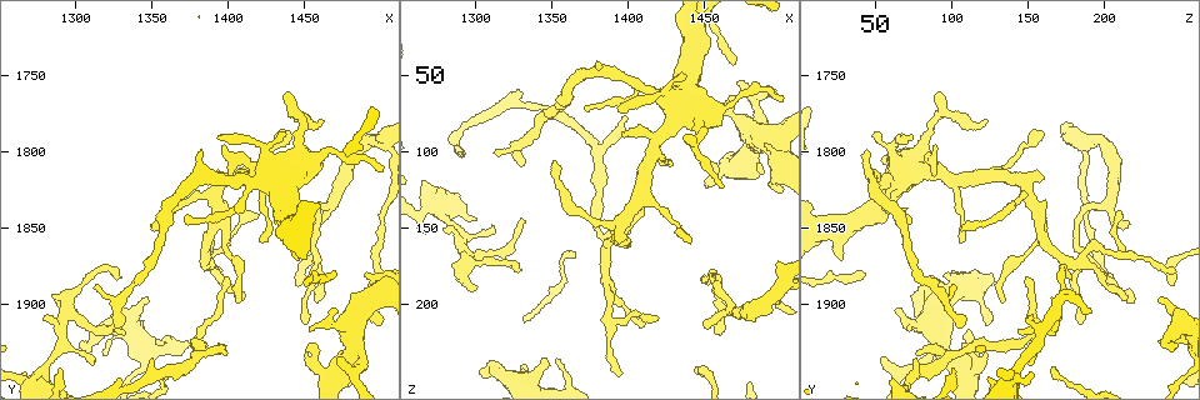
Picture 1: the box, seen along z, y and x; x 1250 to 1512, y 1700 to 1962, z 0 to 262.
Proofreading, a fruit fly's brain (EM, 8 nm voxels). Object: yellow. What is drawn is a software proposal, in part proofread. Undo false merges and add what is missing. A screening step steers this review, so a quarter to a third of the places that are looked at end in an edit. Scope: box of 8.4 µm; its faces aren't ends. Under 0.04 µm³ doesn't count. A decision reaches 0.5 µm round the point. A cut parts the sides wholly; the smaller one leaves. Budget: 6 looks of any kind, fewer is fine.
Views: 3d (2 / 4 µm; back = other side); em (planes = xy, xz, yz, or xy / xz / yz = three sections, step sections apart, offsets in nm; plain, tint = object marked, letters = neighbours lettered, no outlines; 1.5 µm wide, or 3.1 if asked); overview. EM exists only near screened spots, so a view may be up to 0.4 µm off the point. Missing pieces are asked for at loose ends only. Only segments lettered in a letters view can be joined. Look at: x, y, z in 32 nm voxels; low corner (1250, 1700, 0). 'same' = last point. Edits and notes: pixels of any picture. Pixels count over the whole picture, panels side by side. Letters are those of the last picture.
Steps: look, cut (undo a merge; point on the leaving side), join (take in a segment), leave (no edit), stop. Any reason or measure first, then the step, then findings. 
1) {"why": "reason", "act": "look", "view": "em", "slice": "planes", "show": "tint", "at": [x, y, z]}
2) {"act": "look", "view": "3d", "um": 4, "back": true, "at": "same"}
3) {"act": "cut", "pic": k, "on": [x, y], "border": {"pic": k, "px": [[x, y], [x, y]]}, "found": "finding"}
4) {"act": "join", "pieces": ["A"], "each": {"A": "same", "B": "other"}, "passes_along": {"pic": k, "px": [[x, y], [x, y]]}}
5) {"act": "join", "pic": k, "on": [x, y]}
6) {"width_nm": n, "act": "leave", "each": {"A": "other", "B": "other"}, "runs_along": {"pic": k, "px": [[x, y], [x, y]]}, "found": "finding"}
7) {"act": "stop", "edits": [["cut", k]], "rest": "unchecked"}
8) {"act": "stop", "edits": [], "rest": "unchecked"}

{"why": "branch stops here", "act": "look", "view": "em", "slice": "planes", "show": "plain", "at": [1290, 1942, 100]}

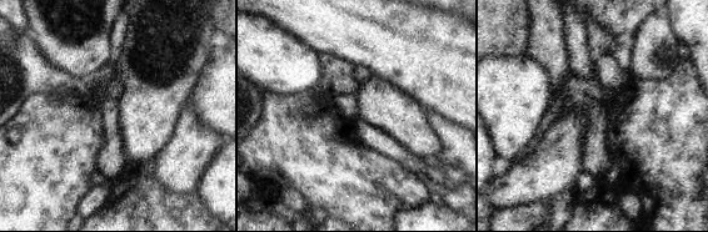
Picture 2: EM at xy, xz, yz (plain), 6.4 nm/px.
{"why": "see the neighbours", "act": "look", "view": "em", "slice": "planes", "show": "letters", "at": "same"}

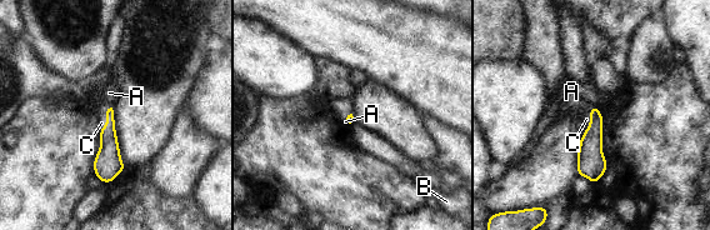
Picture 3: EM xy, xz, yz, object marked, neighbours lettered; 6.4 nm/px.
{"longest_contact_nm": ["C", 170], "act": "join", "pieces": ["C"], "each": {"A": "other", "B": "other", "C": "same"}, "passes_along": {"pic": 3, "px": [[108, 156], [106, 118], [100, 106]]}, "found": "it goes on there"}

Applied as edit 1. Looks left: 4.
{"why": "redraw", "act": "look", "view": "overview"}

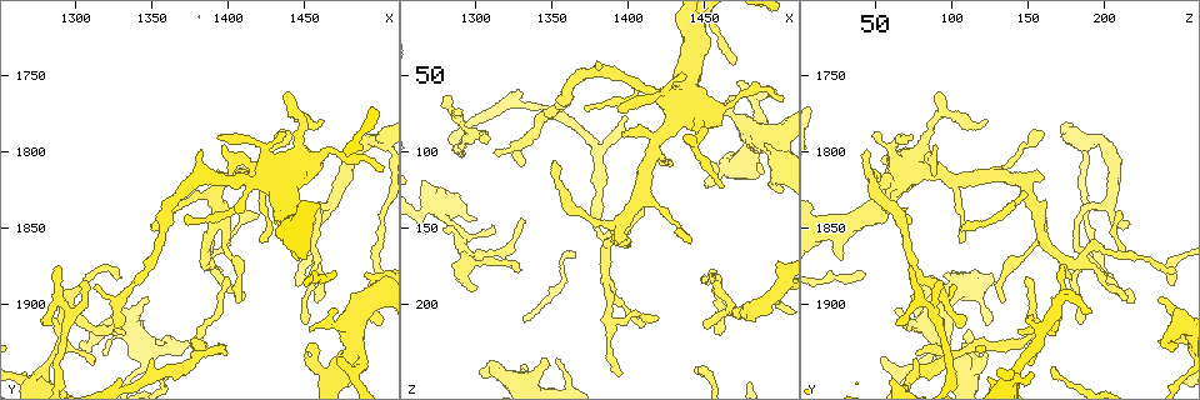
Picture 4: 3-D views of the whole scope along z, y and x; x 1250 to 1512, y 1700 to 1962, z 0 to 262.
{"why": "thin end", "act": "look", "view": "3d", "um": 4, "at": [1440, 1790, 158]}

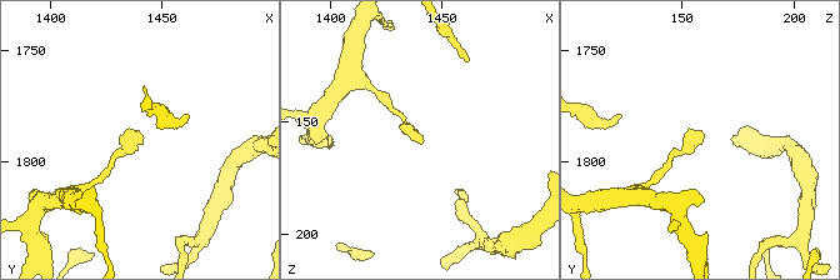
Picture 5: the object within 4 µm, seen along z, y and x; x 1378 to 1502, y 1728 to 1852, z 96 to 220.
{"why": "now the EM", "act": "look", "view": "em", "slice": "yz", "step": 4, "show": "letters", "at": [1442, 1790, 157]}

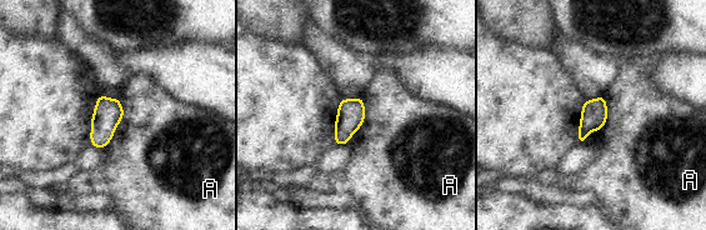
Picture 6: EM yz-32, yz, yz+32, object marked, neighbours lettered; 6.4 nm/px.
{"act": "look", "view": "em", "slice": "planes", "show": "letters", "at": "same"}

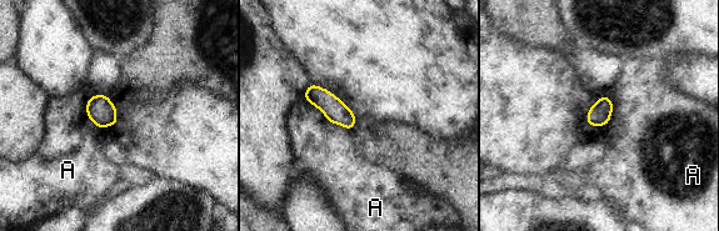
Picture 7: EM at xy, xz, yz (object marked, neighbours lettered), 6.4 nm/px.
{"act": "leave", "each": {"A": "other"}, "border": {"pic": 7, "px": [[304, 98], [329, 121], [350, 131]]}, "found": "no lettered segment goes on from it"}

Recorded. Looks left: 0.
{"act": "stop", "edits": [["join", 3]], "rest": "unchecked"}

